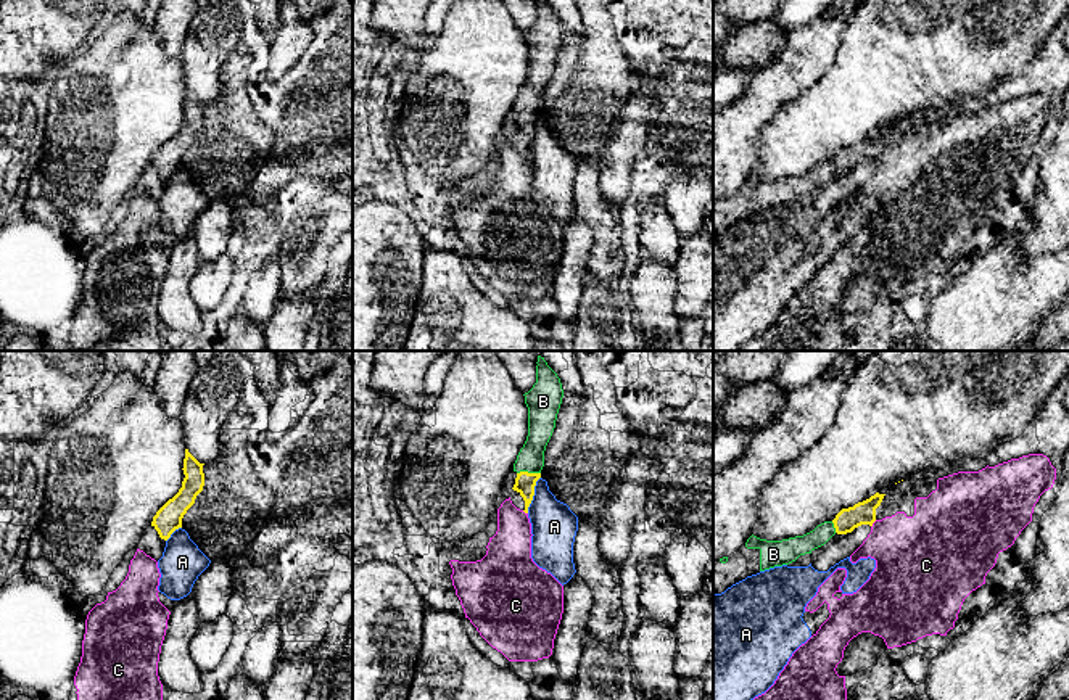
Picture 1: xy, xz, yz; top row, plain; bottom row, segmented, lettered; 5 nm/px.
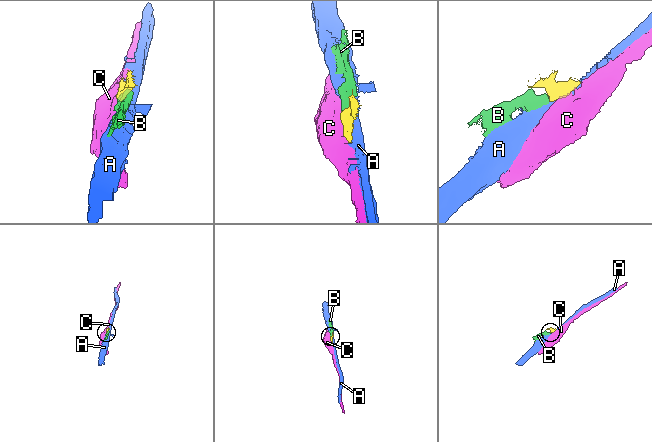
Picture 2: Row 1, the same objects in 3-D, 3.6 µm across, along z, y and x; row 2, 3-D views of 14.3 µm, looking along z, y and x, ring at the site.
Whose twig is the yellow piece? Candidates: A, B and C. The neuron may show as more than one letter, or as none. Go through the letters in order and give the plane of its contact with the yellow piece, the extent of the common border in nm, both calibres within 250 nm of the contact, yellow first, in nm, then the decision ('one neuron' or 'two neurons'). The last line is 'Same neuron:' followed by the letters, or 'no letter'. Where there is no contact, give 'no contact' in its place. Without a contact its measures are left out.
A: meets yellow in xz; contact 200 nm long; 100 nm thick on the yellow side, 220 nm on the other; two neurons
B: meets yellow in xz; contact 120 nm long; 100 nm thick on the yellow side, 130 nm on the other; one neuron
C: meets yellow in yz; contact 50 nm long; 110 nm thick on the yellow side, 380 nm on the other; two neurons
Same neuron: B

